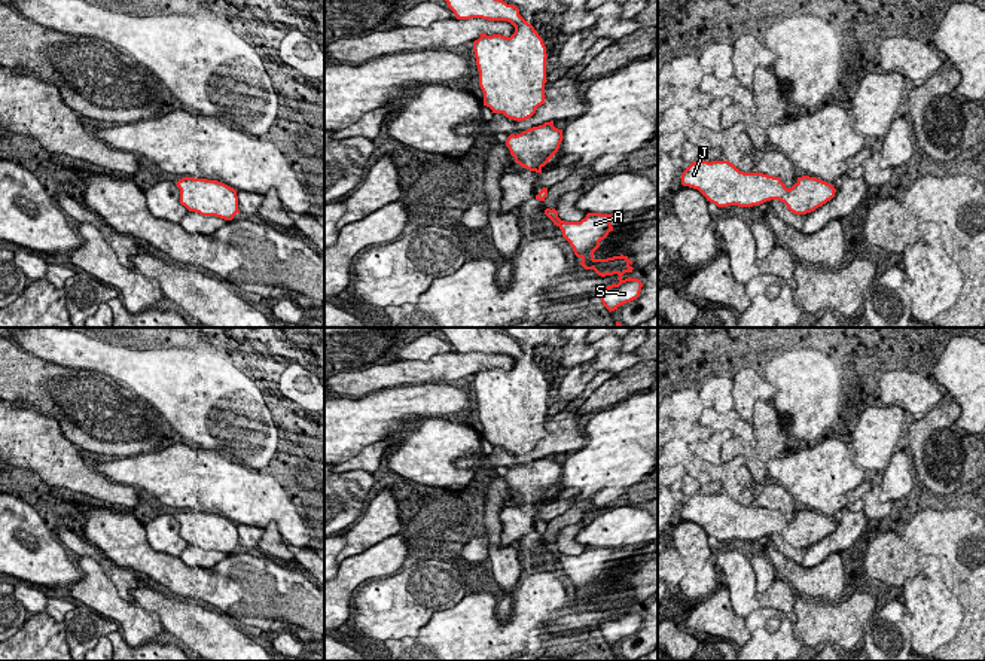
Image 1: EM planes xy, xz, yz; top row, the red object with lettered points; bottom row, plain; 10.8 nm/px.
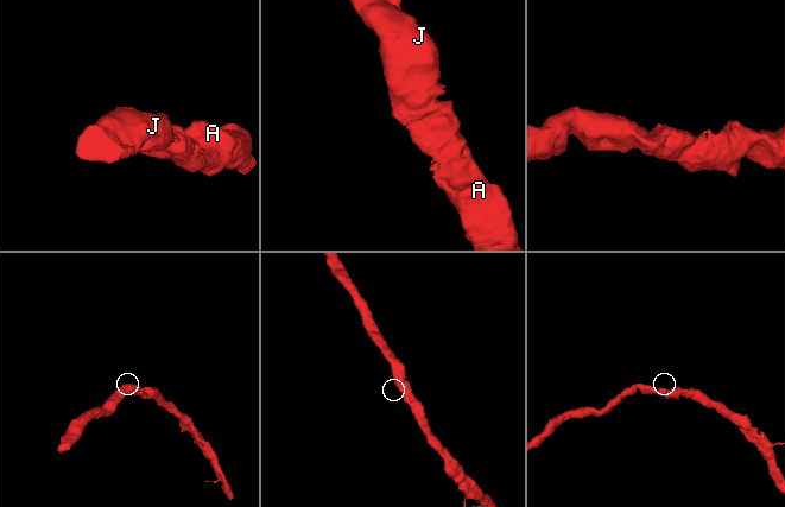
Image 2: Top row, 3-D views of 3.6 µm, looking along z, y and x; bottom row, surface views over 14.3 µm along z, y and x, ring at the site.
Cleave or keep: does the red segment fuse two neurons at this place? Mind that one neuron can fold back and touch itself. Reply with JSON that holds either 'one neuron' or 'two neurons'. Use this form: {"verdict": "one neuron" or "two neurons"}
{"verdict": "one neuron"}

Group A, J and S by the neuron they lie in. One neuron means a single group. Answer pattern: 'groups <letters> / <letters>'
groups A J S

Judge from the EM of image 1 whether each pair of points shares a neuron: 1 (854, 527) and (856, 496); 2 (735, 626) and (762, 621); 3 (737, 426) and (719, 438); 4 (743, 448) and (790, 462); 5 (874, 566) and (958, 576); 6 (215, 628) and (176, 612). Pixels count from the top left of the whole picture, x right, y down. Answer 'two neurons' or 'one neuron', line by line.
1: two neurons
2: two neurons
3: two neurons
4: two neurons
5: one neuron
6: one neuron

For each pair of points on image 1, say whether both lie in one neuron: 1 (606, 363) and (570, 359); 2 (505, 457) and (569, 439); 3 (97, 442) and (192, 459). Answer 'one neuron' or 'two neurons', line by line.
1: two neurons
2: one neuron
3: two neurons

